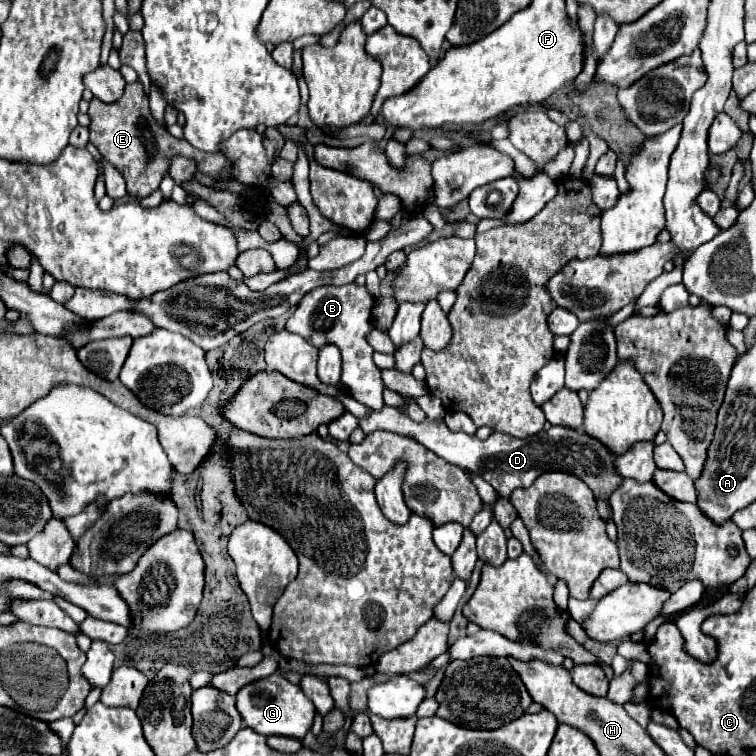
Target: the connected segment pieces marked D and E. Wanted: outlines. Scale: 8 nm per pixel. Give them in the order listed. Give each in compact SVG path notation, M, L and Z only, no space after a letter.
M384 406L382 412L372 412L370 418L360 420L360 428L364 430L364 434L372 434L376 430L390 430L402 436L410 436L424 444L426 448L430 448L432 452L436 452L446 462L456 464L474 474L480 474L504 498L508 498L514 488L526 488L540 474L554 470L564 470L568 474L582 478L592 488L592 492L604 502L608 502L612 490L618 488L620 482L624 480L618 478L618 474L614 474L616 454L608 446L604 446L592 436L586 436L586 432L568 426L552 426L550 430L542 430L530 438L514 438L508 434L494 432L488 440L478 440L476 436L468 436L464 432L452 432L444 424L436 424L432 420L418 424L400 414L396 408Z
M132 82L126 86L122 98L118 102L106 104L100 98L92 98L90 102L90 142L100 150L100 154L116 168L126 180L126 190L132 198L142 200L158 190L174 154L184 154L196 162L198 170L208 176L222 176L226 170L230 172L230 160L224 154L208 154L190 146L184 138L174 138L168 128L160 126L150 112L148 96L140 82Z

